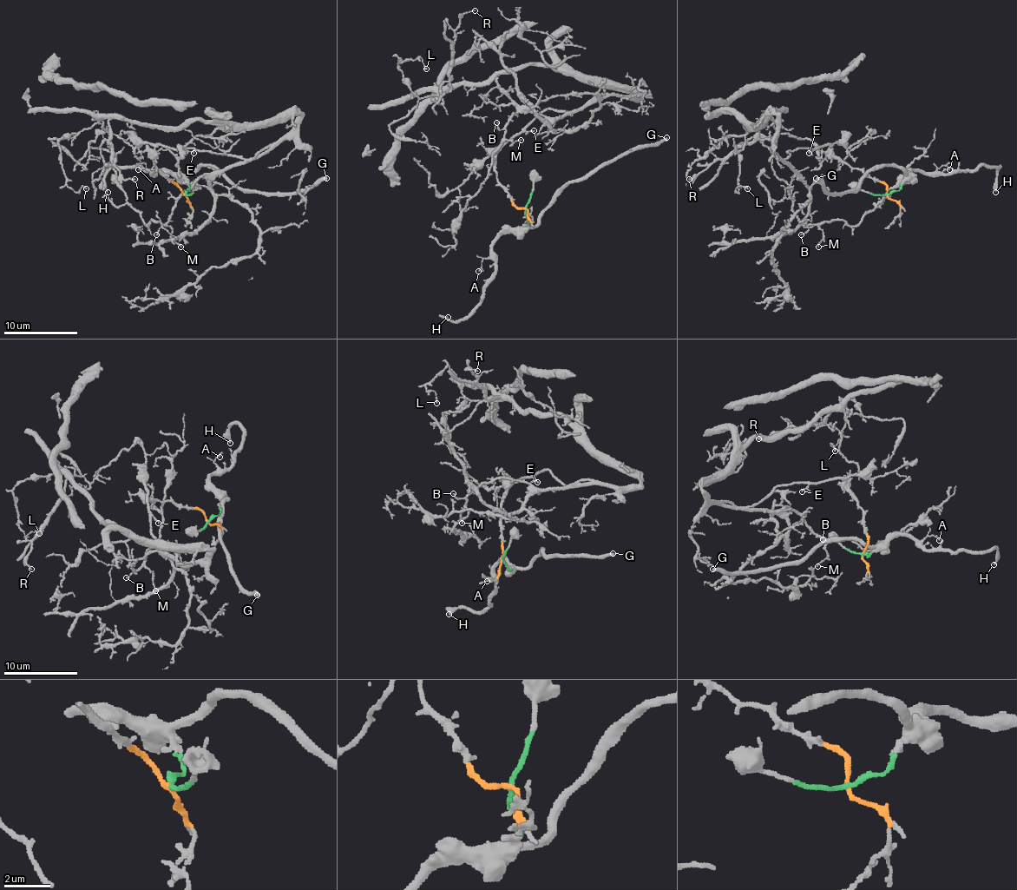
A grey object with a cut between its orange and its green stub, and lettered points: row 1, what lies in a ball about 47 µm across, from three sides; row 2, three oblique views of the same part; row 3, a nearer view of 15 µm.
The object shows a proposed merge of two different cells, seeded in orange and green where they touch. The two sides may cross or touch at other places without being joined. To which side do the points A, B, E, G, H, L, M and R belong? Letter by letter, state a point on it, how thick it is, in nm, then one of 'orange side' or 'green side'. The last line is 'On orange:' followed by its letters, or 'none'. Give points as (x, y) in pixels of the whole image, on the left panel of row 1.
A: at (138, 169); 90 nm thick; green side
B: at (156, 234); 100 nm thick; orange side
E: at (193, 153); 90 nm thick; orange side
G: at (326, 178); 360 nm thick; green side
H: at (108, 192); 200 nm thick; green side
L: at (86, 188); 140 nm thick; orange side
M: at (180, 247); 130 nm thick; orange side
R: at (134, 179); 120 nm thick; orange side
On orange: B, E, L, M, R

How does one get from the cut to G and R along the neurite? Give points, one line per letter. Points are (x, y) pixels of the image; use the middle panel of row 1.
G: (525, 208), (527, 227), (538, 221), (556, 196), (578, 180), (637, 150), (655, 147), (666, 137)
R: (525, 208), (497, 180), (499, 150), (543, 111), (640, 95), (536, 63), (449, 86), (453, 30), (475, 10)

